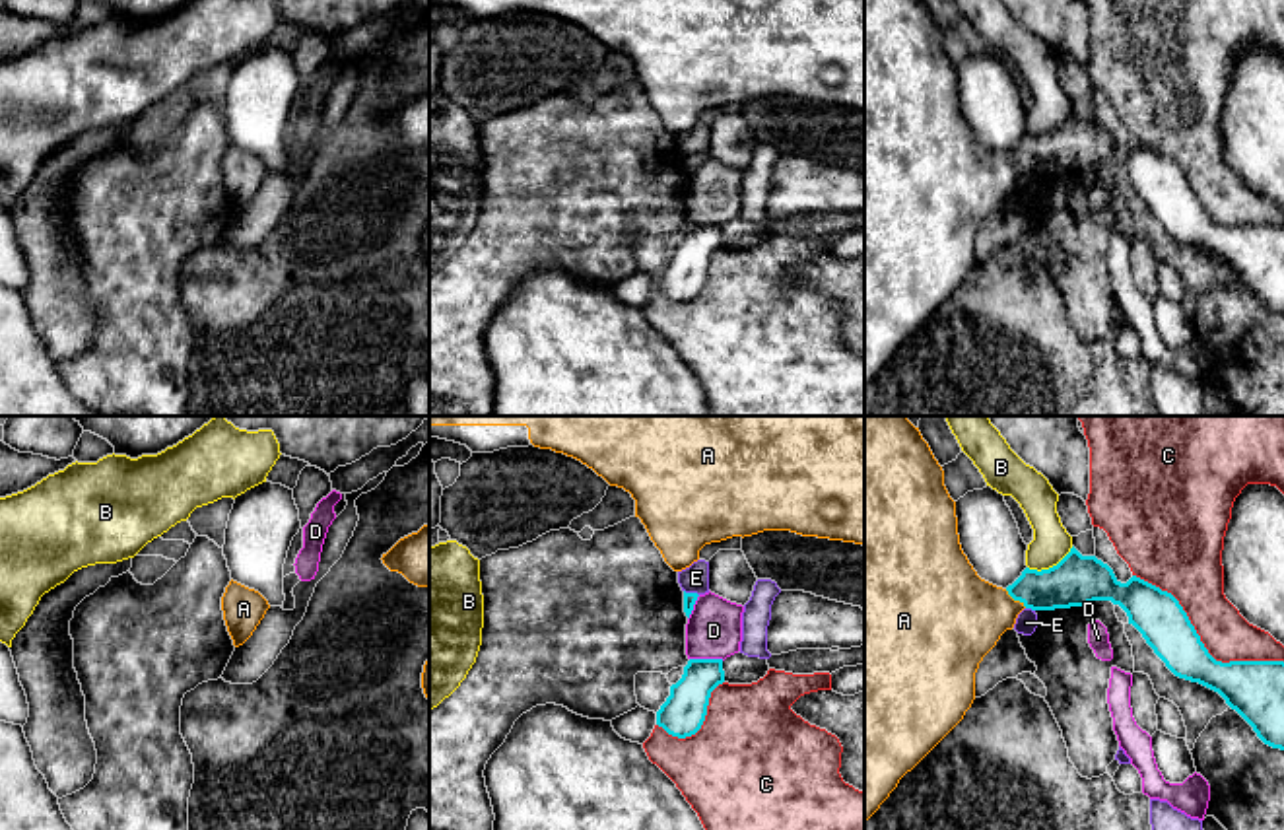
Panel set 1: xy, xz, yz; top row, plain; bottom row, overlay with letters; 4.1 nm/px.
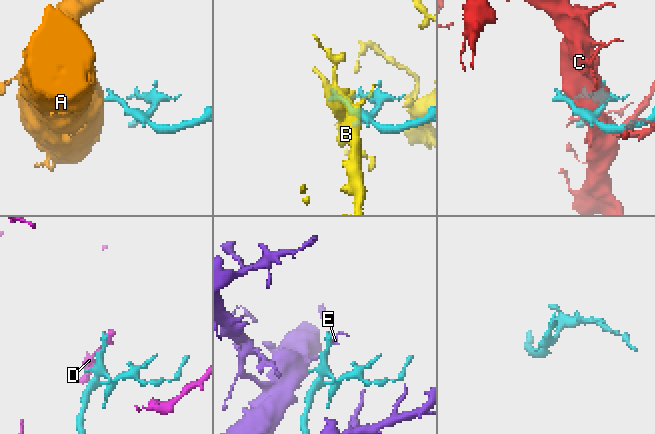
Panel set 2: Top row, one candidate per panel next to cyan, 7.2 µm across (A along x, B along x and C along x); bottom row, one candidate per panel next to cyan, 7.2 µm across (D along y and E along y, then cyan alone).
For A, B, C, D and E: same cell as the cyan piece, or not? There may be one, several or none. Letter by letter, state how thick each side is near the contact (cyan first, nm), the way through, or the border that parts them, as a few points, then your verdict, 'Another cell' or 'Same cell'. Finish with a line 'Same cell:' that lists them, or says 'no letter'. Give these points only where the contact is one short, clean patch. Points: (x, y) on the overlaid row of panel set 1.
A: Thickness 200 nm (cyan) against 360 nm. Path across: yz (1073, 582), (1030, 589), (1016, 599), (991, 611), (960, 617). Same cell
B: Thickness 220 nm (cyan) against 160 nm. Boundary: yz (1073, 547), (1047, 568), (1028, 568). Another cell
C: Thickness 200 nm (cyan) against 220 nm. Another cell
D: Thickness 180 nm (cyan) against 240 nm. Another cell
E: Thickness 50 nm (cyan) against 110 nm. Another cell
Same cell: A

